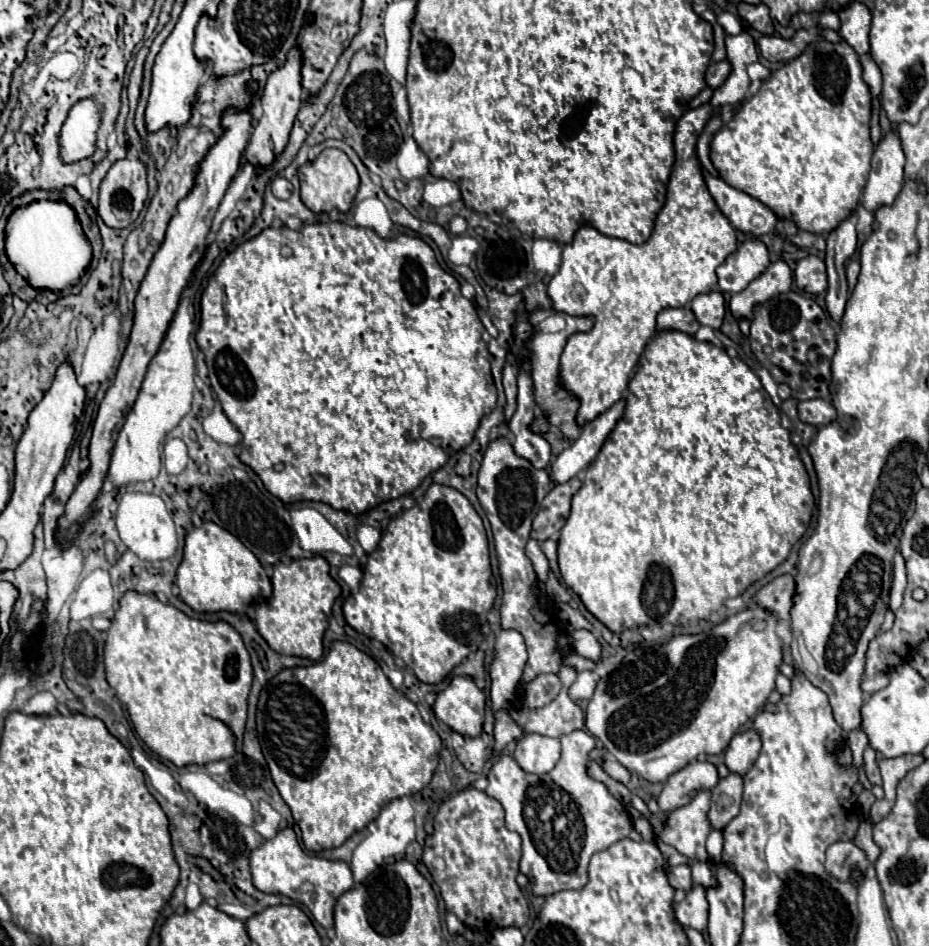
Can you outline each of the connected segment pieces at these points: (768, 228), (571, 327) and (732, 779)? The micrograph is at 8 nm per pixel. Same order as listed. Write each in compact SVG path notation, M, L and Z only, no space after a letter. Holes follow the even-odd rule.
M705 173L705 179L707 179L709 193L713 195L721 213L733 223L735 229L749 233L753 237L761 237L765 233L775 231L777 217L761 201L753 199L751 195L747 195L739 189L733 189L723 179L711 177L709 173ZM755 217L761 217L761 221L755 221Z
M559 313L559 317L565 319L567 327L563 331L557 333L533 333L525 343L525 355L531 363L531 379L533 379L533 389L535 389L535 401L539 405L539 409L543 411L543 415L547 417L547 421L551 425L555 425L559 429L559 435L573 441L575 437L579 437L581 433L581 425L577 425L575 417L577 417L577 409L579 409L579 399L563 387L561 383L561 375L559 375L559 357L563 353L565 341L569 335L573 333L581 333L581 331L589 331L593 327L593 317L571 317L565 313Z
M735 773L721 779L711 789L711 809L709 809L709 821L713 829L723 829L733 817L739 815L741 805L741 793L743 793L743 779Z

